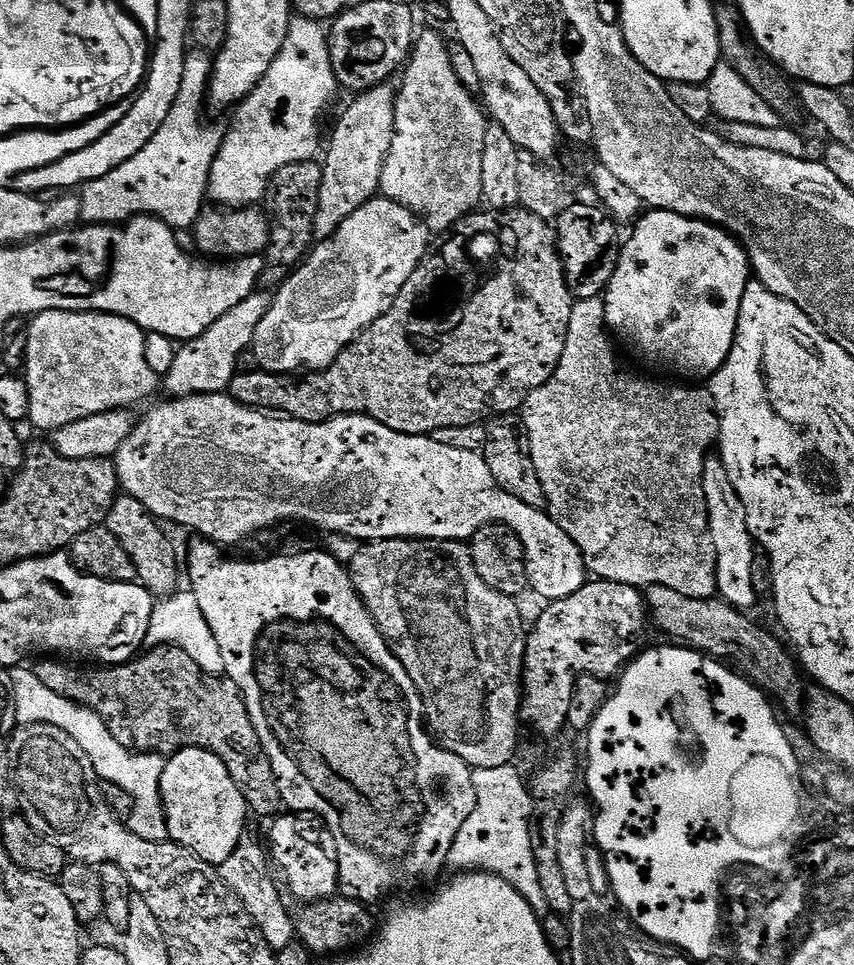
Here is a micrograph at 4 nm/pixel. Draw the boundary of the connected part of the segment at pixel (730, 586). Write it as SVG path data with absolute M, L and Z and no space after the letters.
M709 455L704 463L702 490L708 507L708 529L716 551L716 591L719 599L725 600L732 608L752 610L758 603L754 586L751 584L755 556L758 552L751 534L748 533L746 510L734 490L734 482L730 482L730 474L726 474L719 455Z

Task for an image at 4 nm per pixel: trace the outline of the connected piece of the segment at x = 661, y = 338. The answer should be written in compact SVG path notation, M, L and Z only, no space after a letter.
M648 210L635 221L632 237L623 241L618 266L602 293L609 329L632 347L640 360L684 382L708 382L734 346L742 294L753 275L748 249L724 228L677 212Z

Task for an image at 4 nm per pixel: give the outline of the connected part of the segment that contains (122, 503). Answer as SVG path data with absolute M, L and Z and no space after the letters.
M127 494L117 495L116 501L110 506L106 526L110 530L110 534L114 534L114 538L118 538L118 542L122 542L122 550L126 550L126 554L130 554L130 558L136 567L136 575L139 583L143 584L153 597L167 598L181 587L180 572L182 576L182 564L176 561L176 548L168 541L168 536L163 532L161 521L157 520L152 513L146 510L146 506L142 506L142 502L138 502L138 498Z

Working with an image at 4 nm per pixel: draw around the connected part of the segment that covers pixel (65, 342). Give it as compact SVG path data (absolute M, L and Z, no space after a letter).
M50 310L31 317L27 329L29 350L23 371L26 373L32 399L28 420L45 434L51 434L70 422L78 422L82 414L129 409L133 407L132 404L150 397L156 388L159 389L160 378L146 361L146 333L126 318L105 312Z

